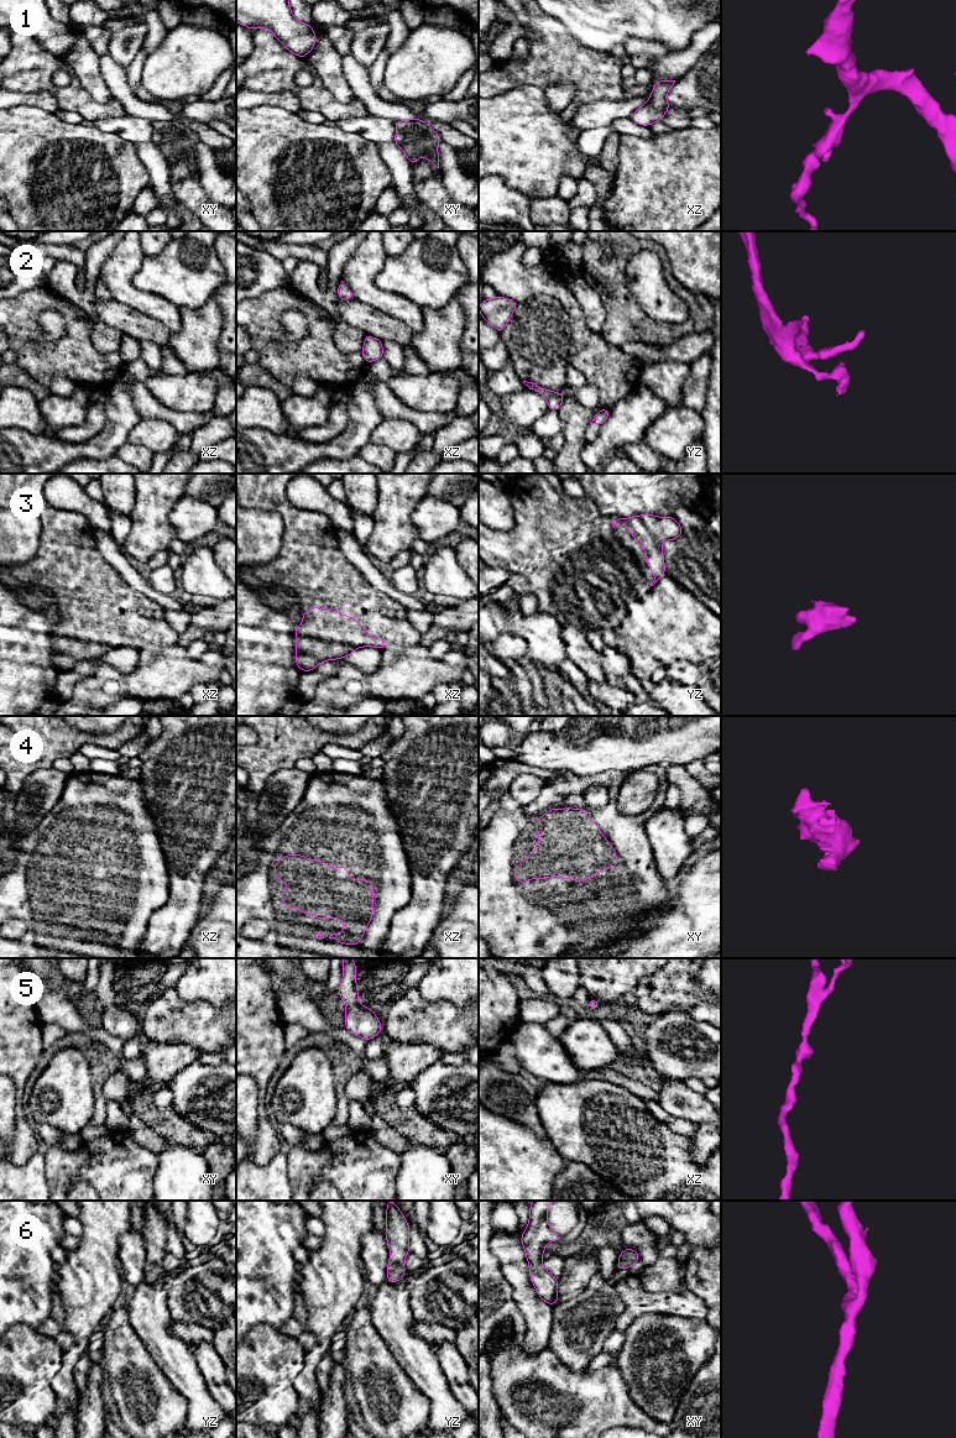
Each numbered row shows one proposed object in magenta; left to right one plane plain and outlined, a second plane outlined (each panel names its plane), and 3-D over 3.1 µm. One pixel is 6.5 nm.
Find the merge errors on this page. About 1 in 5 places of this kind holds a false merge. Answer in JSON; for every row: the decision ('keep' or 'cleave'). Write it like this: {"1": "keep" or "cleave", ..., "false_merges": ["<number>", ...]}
{"1": "keep", "2": "keep", "3": "keep", "4": "keep", "5": "keep", "6": "keep", "false_merges": []}

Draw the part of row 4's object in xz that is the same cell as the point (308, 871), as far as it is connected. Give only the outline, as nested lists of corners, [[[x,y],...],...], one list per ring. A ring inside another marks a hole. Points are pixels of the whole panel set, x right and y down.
[[[286,854],[275,864],[275,878],[282,879],[288,888],[280,895],[286,909],[298,909],[302,914],[313,914],[315,919],[343,919],[344,932],[331,934],[338,946],[359,946],[369,921],[373,917],[373,883],[366,879],[350,879],[344,864],[330,869],[323,859],[308,859],[302,854]]]

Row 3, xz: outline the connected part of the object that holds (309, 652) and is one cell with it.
[[[312,607],[302,612],[303,622],[294,629],[298,637],[296,643],[296,665],[301,671],[314,670],[322,662],[338,660],[350,657],[356,648],[375,647],[385,650],[386,643],[381,638],[373,638],[365,633],[359,619],[348,617],[341,612]]]

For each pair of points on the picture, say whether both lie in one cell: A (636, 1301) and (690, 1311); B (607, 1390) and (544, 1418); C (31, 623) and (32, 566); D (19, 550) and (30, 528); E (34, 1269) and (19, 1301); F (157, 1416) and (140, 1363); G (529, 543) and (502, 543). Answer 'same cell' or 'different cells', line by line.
A: same cell
B: same cell
C: different cells
D: same cell
E: same cell
F: same cell
G: same cell

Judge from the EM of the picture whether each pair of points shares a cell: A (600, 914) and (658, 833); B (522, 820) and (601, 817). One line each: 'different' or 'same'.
A: different
B: same

